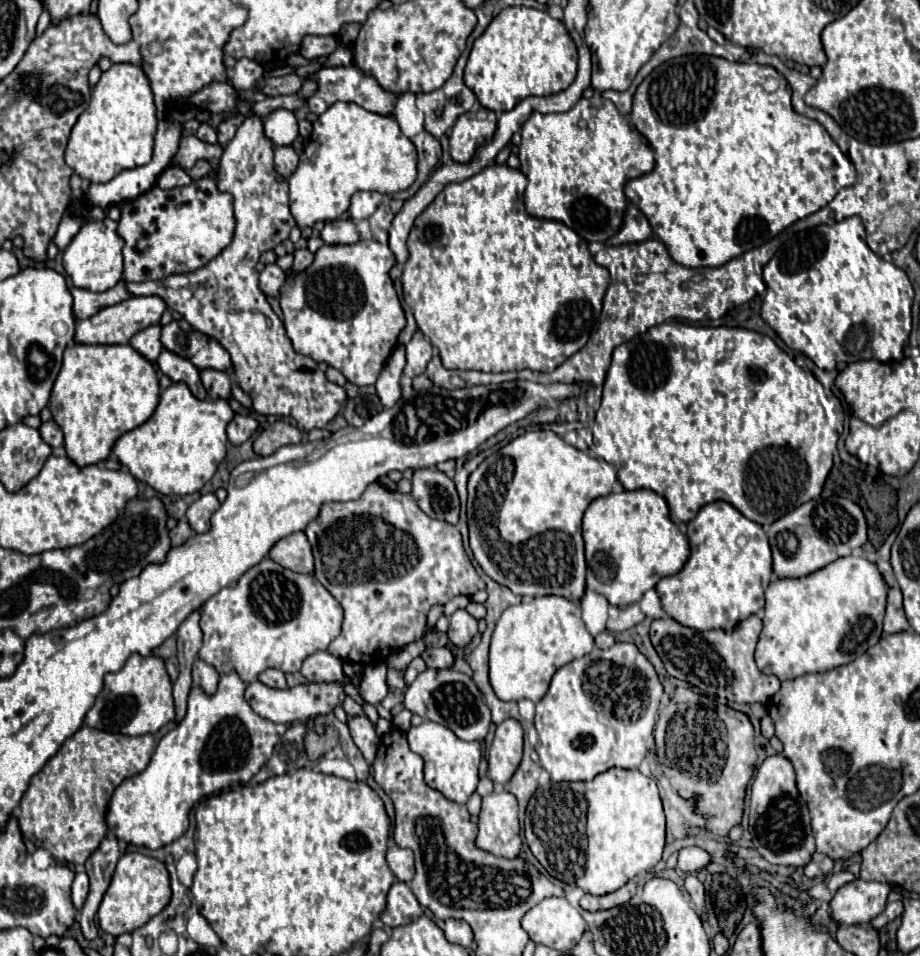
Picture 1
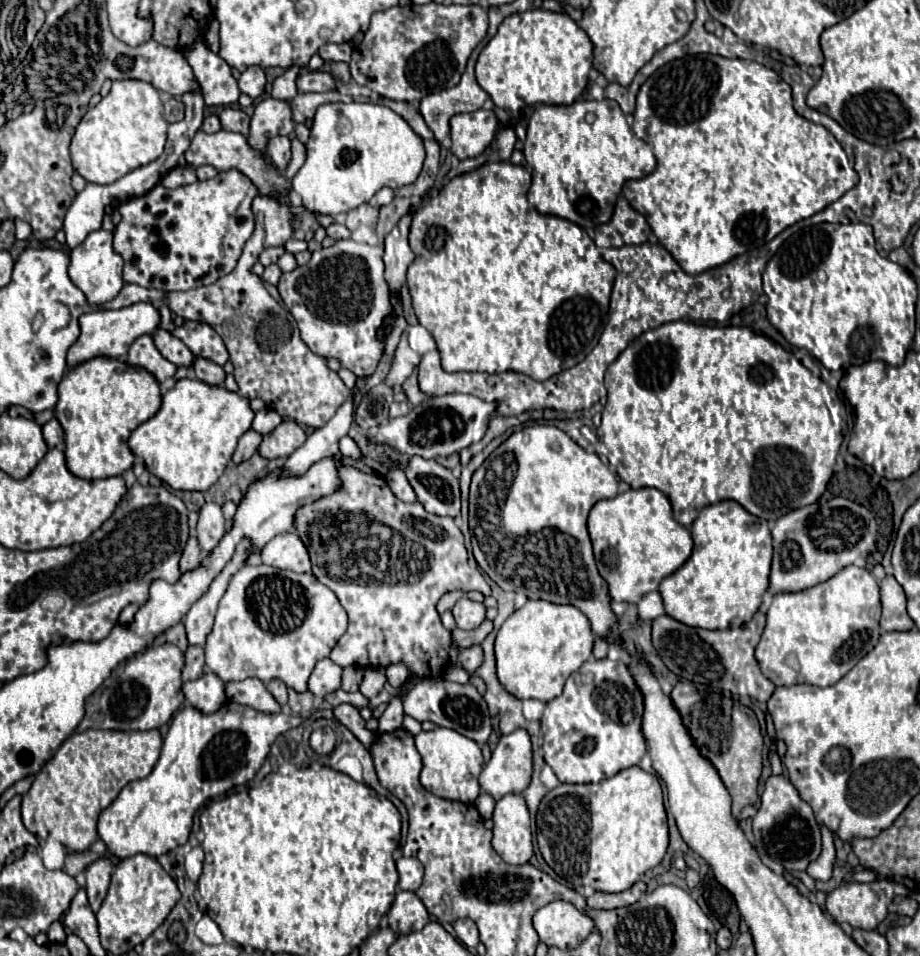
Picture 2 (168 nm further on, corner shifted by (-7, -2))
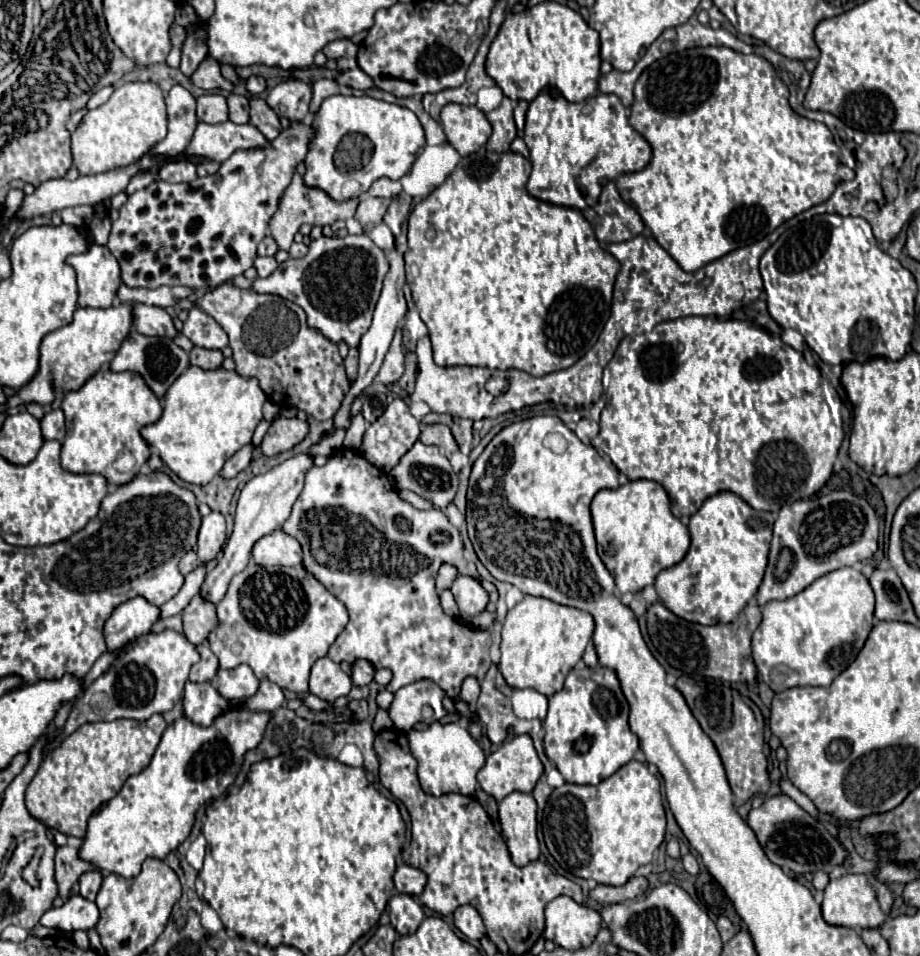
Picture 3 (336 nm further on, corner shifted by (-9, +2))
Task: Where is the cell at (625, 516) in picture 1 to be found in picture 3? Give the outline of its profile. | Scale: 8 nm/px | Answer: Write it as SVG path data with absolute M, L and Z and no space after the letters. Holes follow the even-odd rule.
M631 480L615 490L599 490L591 502L597 534L597 552L615 578L617 590L639 592L655 582L655 576L681 562L689 550L689 530L669 510L669 496L653 480Z

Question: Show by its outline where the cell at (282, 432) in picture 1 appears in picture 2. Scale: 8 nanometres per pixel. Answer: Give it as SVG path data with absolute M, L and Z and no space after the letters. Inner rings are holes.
M283 420L273 432L263 436L259 454L267 460L289 458L305 440L307 440L307 434L303 432L303 428L297 422Z

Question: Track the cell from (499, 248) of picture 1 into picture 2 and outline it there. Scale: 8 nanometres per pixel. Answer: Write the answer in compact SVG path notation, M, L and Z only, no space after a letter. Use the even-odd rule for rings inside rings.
M487 162L481 168L469 172L469 174L461 174L453 180L449 180L443 190L431 198L429 202L425 202L413 216L413 224L411 224L411 234L409 234L409 244L411 250L415 252L415 260L407 270L407 286L413 298L413 310L415 316L419 318L419 324L425 326L431 336L437 342L439 354L441 354L441 364L443 370L447 372L519 372L519 374L527 374L535 380L547 380L555 374L559 374L561 370L567 370L575 364L579 364L581 360L585 360L585 356L595 348L595 344L599 342L599 336L603 334L603 328L609 320L609 296L613 290L613 280L615 280L615 268L605 262L595 246L595 242L589 238L589 234L579 228L577 224L563 220L563 218L555 218L555 216L541 216L529 202L527 202L527 190L531 185L532 176L527 168L522 165L511 164L507 162Z

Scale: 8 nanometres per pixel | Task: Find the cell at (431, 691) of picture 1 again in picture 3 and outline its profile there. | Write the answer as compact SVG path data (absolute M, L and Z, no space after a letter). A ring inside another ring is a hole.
M419 680L419 682L407 684L405 688L399 688L395 692L395 698L387 712L389 712L389 718L393 720L395 728L399 728L403 732L409 732L413 728L413 724L417 724L417 722L429 724L429 722L441 720L449 712L459 712L463 716L463 720L467 720L467 722L477 720L477 716L473 716L469 712L469 706L465 702L447 698L447 694L431 680ZM423 706L429 706L433 710L433 716L423 716L421 714Z

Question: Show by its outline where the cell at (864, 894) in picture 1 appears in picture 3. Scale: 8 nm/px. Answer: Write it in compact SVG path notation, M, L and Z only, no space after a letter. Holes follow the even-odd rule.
M845 874L841 878L829 880L829 884L825 886L821 912L827 924L857 930L857 928L879 928L889 916L891 906L893 906L893 894L885 884L879 882L879 900L877 900L877 894L869 886L869 880L865 874Z

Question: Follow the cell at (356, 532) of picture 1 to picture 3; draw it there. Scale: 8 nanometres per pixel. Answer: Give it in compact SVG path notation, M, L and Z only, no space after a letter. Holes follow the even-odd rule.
M343 448L331 454L323 466L313 466L305 474L305 486L281 530L301 544L305 570L349 610L349 622L327 654L333 662L353 664L363 658L375 668L391 670L393 678L387 684L389 692L397 692L411 682L427 678L441 686L447 696L457 698L467 676L479 682L483 680L493 664L489 656L491 634L487 630L457 624L455 618L443 612L435 590L435 576L443 562L453 564L461 574L479 578L475 564L463 558L463 542L457 528L441 510L417 510L399 496L385 472L371 466L363 456L357 456L357 450Z

